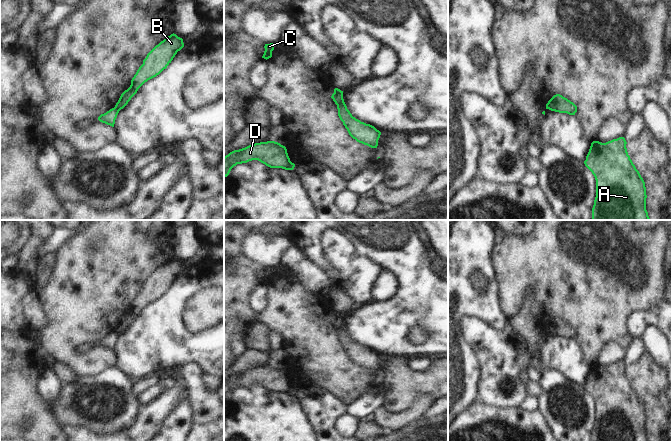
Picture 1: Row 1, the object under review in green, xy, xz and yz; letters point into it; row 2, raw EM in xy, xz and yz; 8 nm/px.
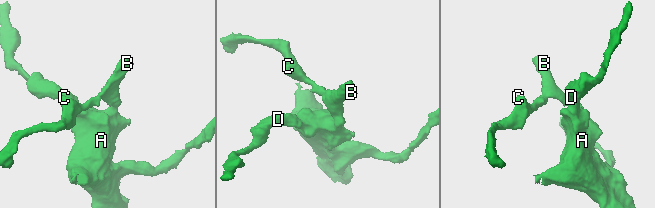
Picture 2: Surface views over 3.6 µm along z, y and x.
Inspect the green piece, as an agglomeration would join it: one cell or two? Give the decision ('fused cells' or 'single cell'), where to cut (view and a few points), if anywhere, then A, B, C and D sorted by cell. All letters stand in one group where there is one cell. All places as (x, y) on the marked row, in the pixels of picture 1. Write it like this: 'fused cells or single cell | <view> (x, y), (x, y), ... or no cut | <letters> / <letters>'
fused cells | xz (343, 99), (337, 105) | A B D / C

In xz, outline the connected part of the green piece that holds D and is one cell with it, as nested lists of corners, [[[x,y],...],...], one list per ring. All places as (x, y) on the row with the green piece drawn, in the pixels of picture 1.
[[[275,141],[260,142],[245,148],[234,150],[224,157],[224,176],[237,164],[258,160],[270,168],[293,170],[295,164],[290,161],[285,146]]]

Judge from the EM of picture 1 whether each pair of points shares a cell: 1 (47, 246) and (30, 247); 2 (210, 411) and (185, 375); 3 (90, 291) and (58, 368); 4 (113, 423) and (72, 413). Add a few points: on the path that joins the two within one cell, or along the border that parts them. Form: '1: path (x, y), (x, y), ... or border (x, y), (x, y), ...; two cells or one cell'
1: border (54, 230), (38, 250), (39, 257); two cells
2: path (204, 402), (193, 384); one cell
3: border (55, 361), (65, 365), (75, 375); two cells
4: path (103, 422), (89, 421), (82, 416); one cell

